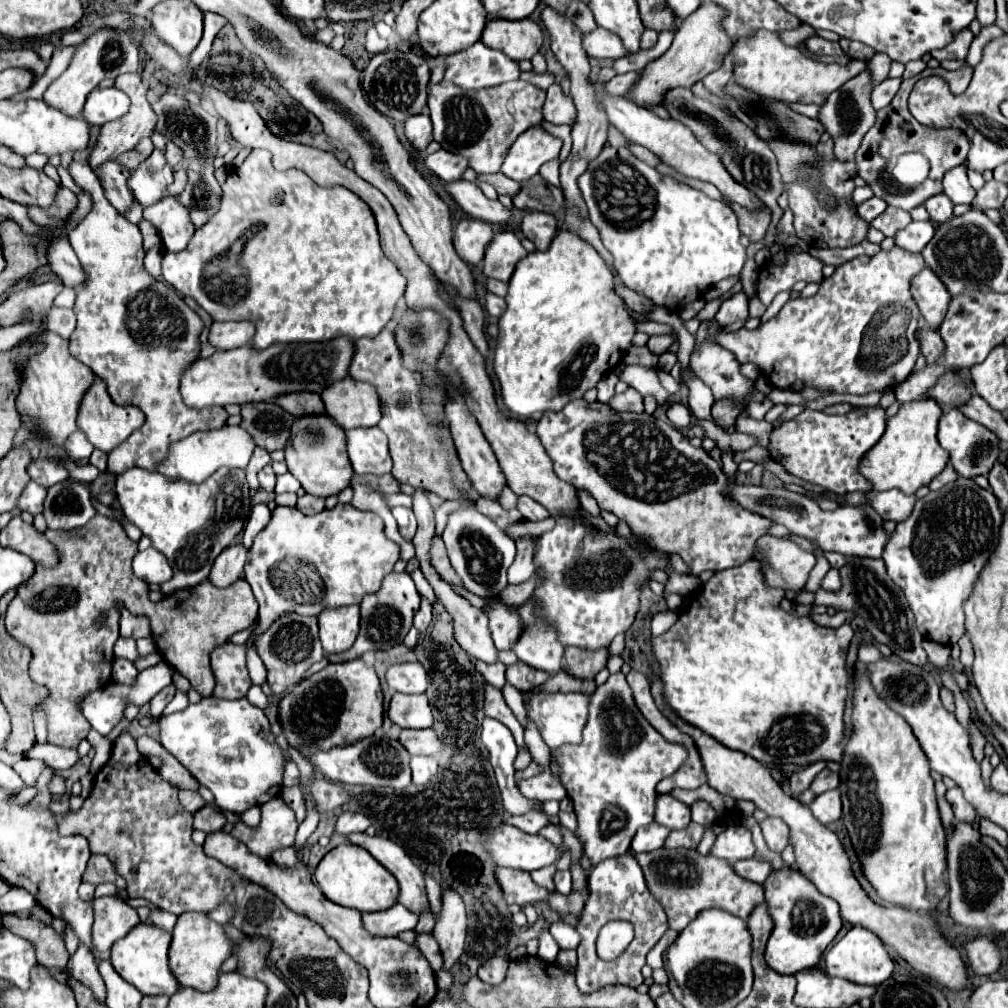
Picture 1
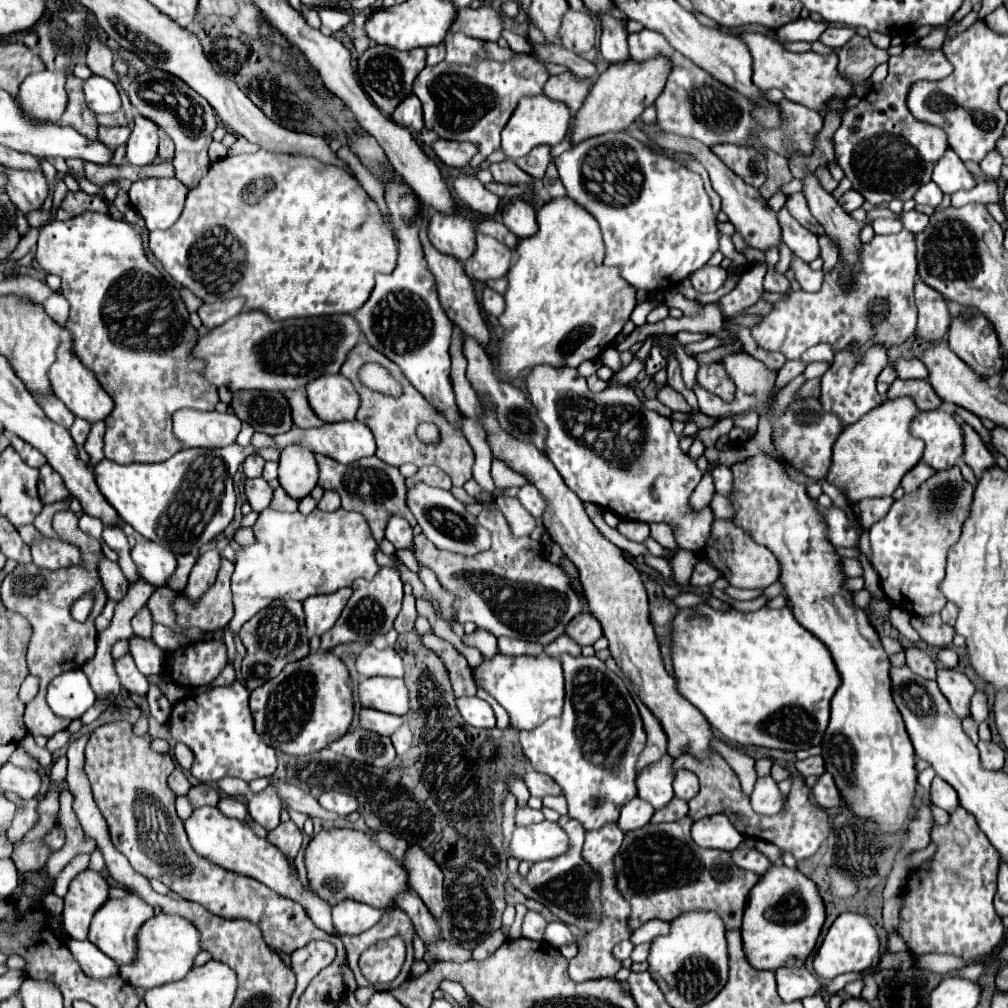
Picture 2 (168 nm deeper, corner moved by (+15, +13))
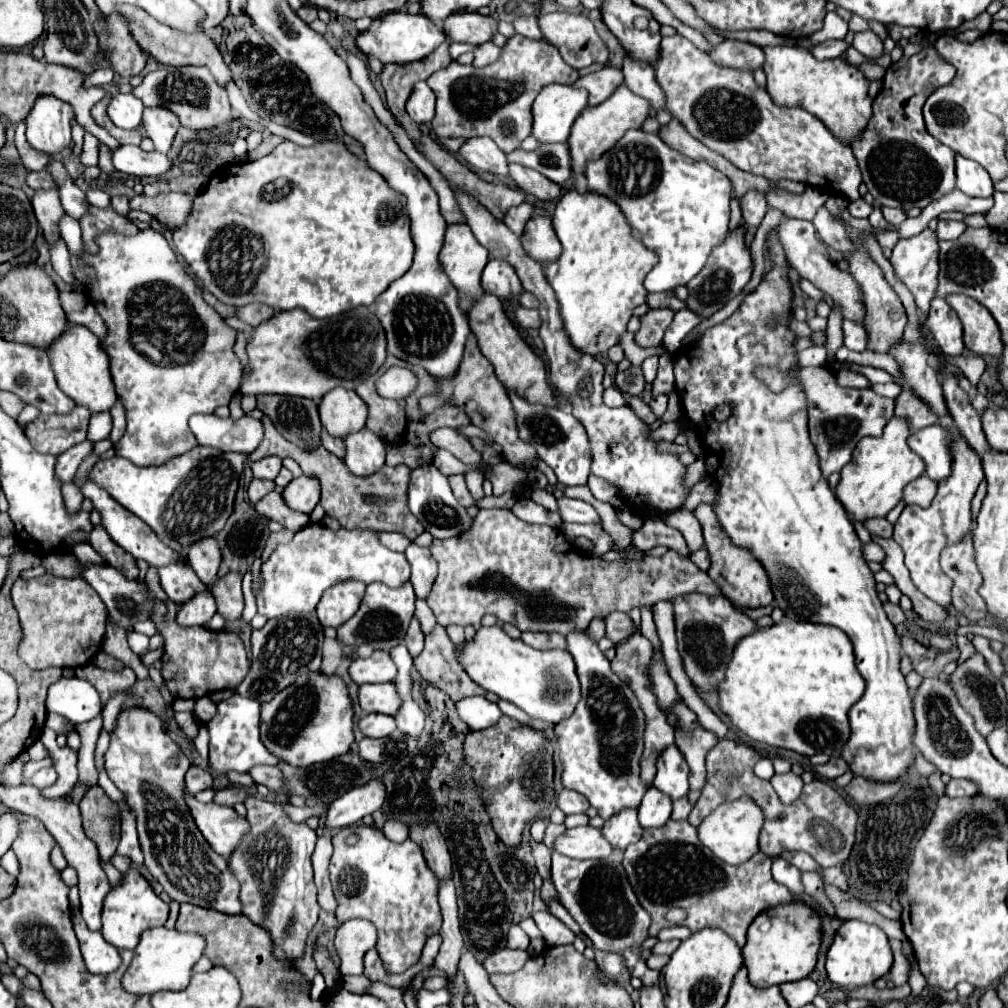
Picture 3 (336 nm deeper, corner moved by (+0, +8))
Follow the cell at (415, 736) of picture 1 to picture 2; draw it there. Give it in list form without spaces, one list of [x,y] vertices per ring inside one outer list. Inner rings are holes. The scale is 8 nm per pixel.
[[[364,708],[360,711],[360,723],[368,731],[376,731],[380,735],[392,735],[400,729],[400,723],[404,723],[404,717],[388,715],[376,709]]]

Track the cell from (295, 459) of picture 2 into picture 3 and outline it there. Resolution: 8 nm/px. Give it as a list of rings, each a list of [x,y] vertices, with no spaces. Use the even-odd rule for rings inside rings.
[[[299,476],[299,478],[293,478],[285,490],[283,490],[283,500],[287,504],[287,508],[291,510],[297,510],[297,512],[305,512],[305,514],[311,514],[313,508],[317,506],[319,502],[319,482],[311,476]]]

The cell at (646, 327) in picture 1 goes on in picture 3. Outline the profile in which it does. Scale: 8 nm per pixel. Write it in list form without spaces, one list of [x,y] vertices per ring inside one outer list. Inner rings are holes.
[[[651,356],[645,359],[641,365],[643,376],[647,384],[651,384],[657,375],[658,361],[658,356]]]

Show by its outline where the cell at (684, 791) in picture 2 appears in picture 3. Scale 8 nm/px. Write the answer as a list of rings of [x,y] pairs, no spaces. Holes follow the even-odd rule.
[[[683,700],[675,704],[675,714],[679,716],[683,728],[675,732],[675,746],[685,756],[691,772],[689,772],[689,786],[691,790],[701,790],[705,784],[705,756],[717,744],[717,736],[711,730],[705,730],[697,716],[685,706]]]

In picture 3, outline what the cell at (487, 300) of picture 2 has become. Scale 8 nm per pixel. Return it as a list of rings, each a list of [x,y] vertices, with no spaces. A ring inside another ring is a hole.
[[[517,308],[517,322],[523,328],[539,328],[541,324],[541,316],[537,310],[527,310],[527,308]]]

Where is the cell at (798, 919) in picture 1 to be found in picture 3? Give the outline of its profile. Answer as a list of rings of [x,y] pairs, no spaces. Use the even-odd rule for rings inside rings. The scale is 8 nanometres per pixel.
[[[799,902],[775,906],[759,914],[747,930],[747,942],[741,948],[749,982],[755,984],[755,988],[769,988],[807,978],[817,964],[817,952],[821,944],[819,926],[819,916],[809,906]]]

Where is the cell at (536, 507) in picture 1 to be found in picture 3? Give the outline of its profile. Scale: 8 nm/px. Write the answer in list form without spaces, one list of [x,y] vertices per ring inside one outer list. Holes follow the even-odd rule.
[[[561,496],[559,498],[559,514],[563,518],[563,522],[579,522],[579,524],[601,524],[601,518],[597,514],[597,510],[577,498],[567,498]]]

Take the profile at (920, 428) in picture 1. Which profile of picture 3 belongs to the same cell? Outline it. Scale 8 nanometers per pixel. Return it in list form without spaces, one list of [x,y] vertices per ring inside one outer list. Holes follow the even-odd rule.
[[[893,418],[885,426],[881,438],[863,438],[855,448],[855,460],[851,460],[851,464],[841,470],[841,480],[835,488],[837,498],[853,516],[853,520],[865,522],[869,518],[885,516],[901,500],[903,488],[923,474],[923,460],[907,446],[909,434],[907,420]]]

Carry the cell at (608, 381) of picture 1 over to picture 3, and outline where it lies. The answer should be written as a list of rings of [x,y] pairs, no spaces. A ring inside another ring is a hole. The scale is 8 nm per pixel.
[[[611,386],[611,388],[607,388],[607,390],[603,392],[603,402],[605,402],[607,406],[615,408],[615,406],[623,406],[623,404],[625,404],[625,398],[623,398],[623,394],[621,394],[615,386]]]

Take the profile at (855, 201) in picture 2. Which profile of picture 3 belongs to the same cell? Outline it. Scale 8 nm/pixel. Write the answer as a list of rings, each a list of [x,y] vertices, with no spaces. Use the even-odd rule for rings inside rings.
[[[863,198],[853,200],[853,202],[849,202],[849,206],[847,206],[847,212],[849,212],[851,216],[855,216],[855,218],[867,218],[867,216],[871,214],[871,210],[873,210],[873,206],[869,206]]]

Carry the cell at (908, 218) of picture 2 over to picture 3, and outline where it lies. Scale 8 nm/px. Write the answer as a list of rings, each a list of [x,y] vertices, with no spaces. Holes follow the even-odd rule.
[[[939,220],[937,226],[937,236],[939,240],[955,240],[959,234],[967,230],[965,222],[955,222],[955,220]]]

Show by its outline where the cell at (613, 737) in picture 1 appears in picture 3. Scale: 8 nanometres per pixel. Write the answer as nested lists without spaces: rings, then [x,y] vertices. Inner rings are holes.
[[[587,630],[571,632],[571,636],[567,636],[567,650],[577,664],[581,700],[573,716],[555,728],[563,760],[563,786],[581,792],[591,806],[599,810],[599,816],[607,820],[623,808],[639,806],[647,790],[639,778],[645,716],[631,688],[611,672],[609,660],[597,642],[589,638]]]

